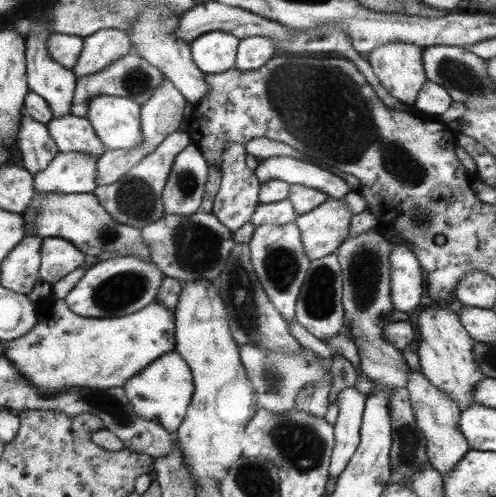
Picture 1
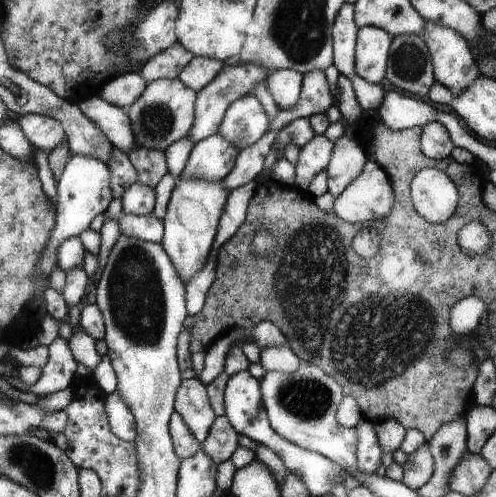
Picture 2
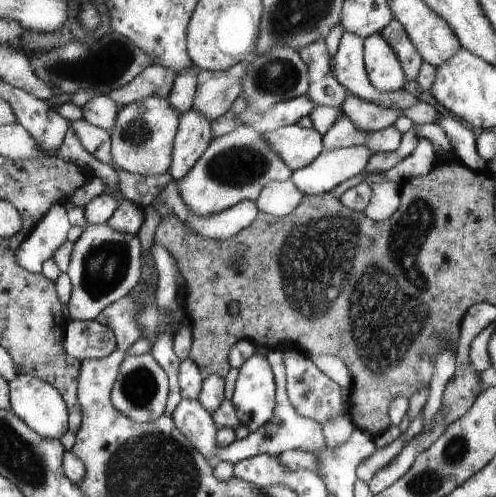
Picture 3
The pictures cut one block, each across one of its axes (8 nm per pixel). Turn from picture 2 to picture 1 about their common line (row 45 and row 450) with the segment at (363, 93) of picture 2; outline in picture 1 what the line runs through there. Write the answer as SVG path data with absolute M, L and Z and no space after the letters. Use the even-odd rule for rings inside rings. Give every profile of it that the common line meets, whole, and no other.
M347 388L337 394L337 406L339 416L333 424L335 428L335 448L331 454L329 464L329 478L337 480L337 476L345 470L347 462L351 460L353 452L359 446L361 440L361 422L363 422L363 410L365 410L365 394L359 394L355 388Z

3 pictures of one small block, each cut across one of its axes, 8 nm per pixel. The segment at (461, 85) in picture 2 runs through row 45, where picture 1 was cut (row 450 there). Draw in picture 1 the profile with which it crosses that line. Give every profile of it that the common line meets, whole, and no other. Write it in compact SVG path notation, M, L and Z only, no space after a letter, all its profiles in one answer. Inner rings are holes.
M409 368L407 382L403 388L409 392L409 402L411 402L411 410L413 410L417 428L423 432L423 436L427 440L427 458L429 458L427 462L439 474L449 474L453 470L453 466L471 450L465 436L459 430L461 410L459 410L457 402L453 402L443 390L433 386L421 372L413 372L411 368Z

